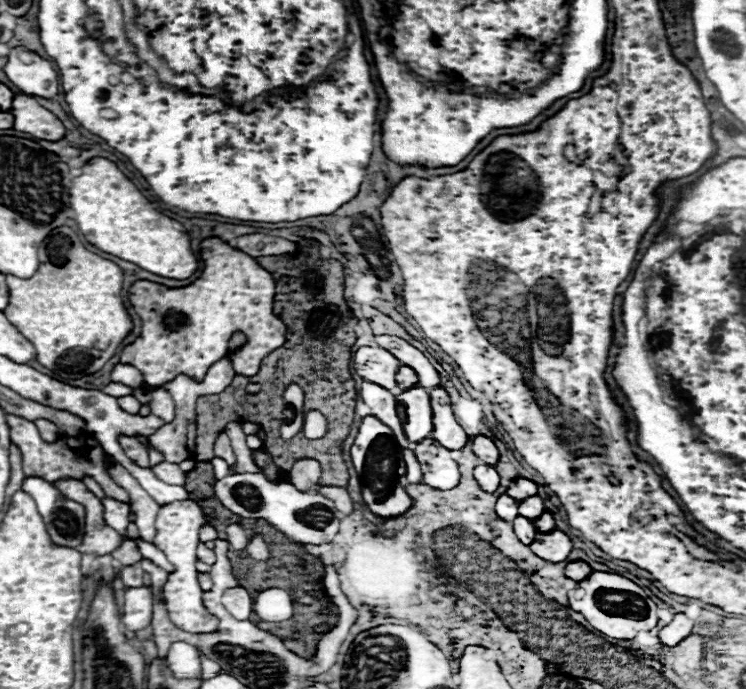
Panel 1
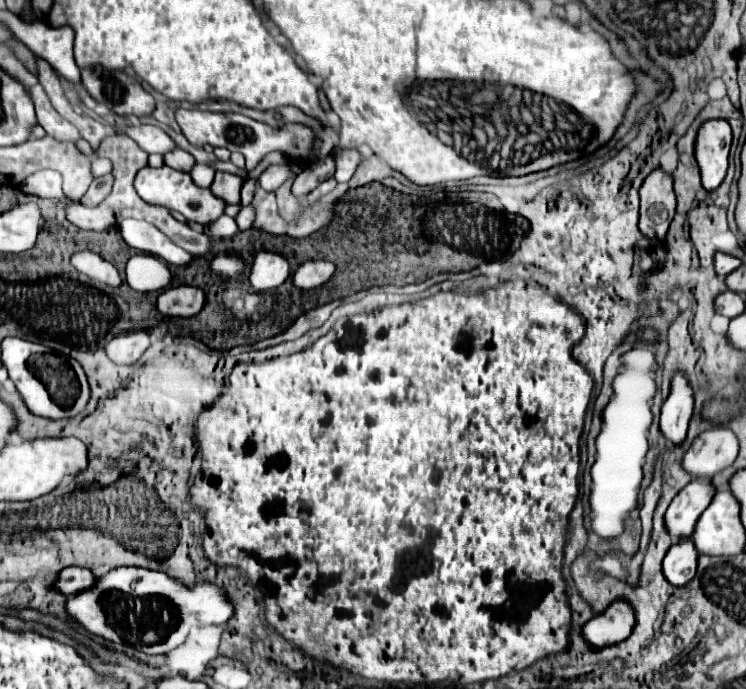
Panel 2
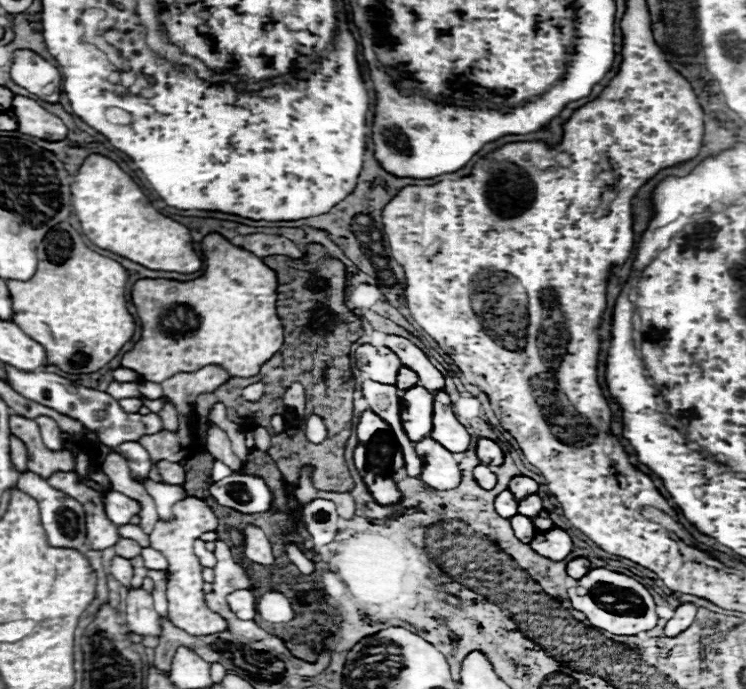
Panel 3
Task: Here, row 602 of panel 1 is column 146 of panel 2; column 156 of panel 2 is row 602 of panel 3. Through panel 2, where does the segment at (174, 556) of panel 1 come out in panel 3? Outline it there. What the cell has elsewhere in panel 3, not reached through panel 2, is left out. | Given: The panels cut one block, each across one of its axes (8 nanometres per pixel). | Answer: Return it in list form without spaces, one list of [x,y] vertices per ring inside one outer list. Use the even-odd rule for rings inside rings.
[[[186,496],[184,500],[178,500],[178,504],[172,506],[172,514],[174,514],[174,518],[168,524],[156,522],[156,536],[150,536],[150,546],[154,550],[162,552],[164,558],[168,560],[166,598],[168,598],[170,622],[192,636],[208,636],[208,634],[226,632],[228,630],[226,620],[220,614],[212,612],[204,602],[202,566],[192,550],[192,544],[200,534],[216,532],[218,518],[210,510],[210,506],[206,506],[204,500],[194,498],[194,496]]]

